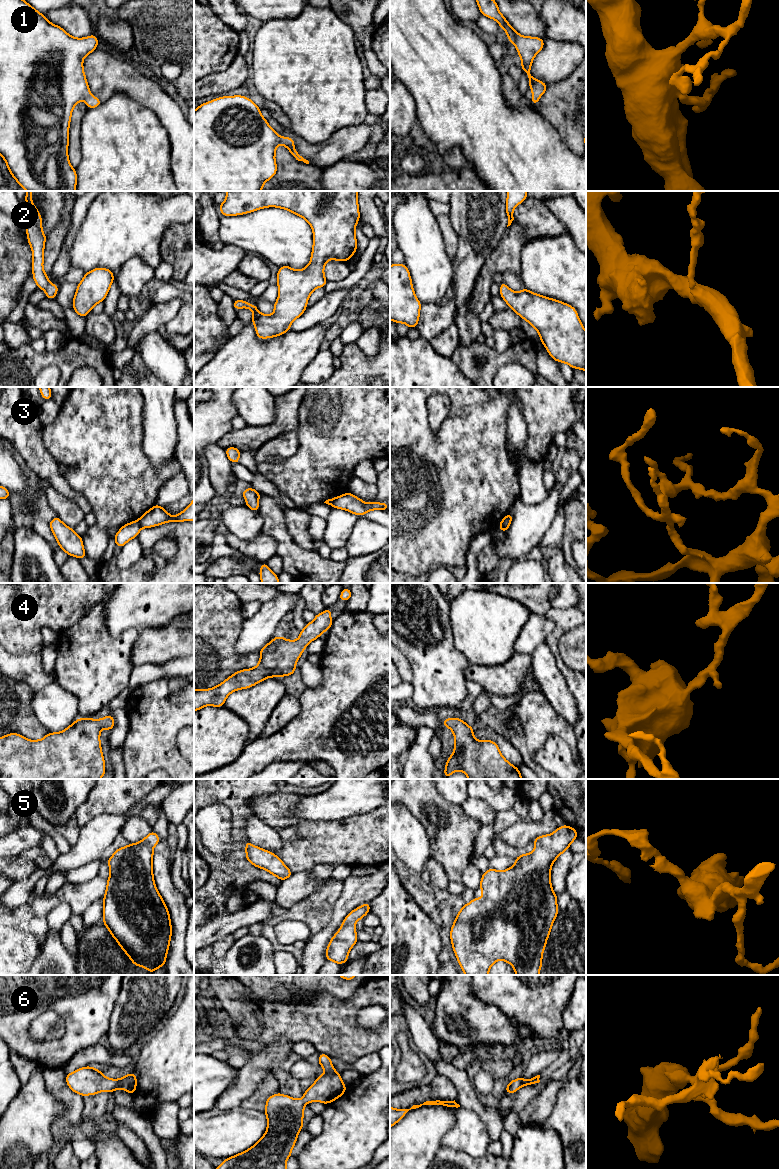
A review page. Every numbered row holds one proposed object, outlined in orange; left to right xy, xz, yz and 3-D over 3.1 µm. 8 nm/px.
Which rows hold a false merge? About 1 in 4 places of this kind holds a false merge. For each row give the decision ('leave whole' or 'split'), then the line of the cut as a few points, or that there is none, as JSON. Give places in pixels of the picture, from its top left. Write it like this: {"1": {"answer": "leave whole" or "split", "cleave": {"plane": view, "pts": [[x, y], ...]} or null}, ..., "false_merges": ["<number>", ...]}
{"1": {"answer": "leave whole", "cleave": null}, "2": {"answer": "leave whole", "cleave": null}, "3": {"answer": "split", "cleave": {"plane": "xy", "pts": [[137, 521], [141, 527]]}}, "4": {"answer": "leave whole", "cleave": null}, "5": {"answer": "leave whole", "cleave": null}, "6": {"answer": "leave whole", "cleave": null}, "false_merges": ["3"]}

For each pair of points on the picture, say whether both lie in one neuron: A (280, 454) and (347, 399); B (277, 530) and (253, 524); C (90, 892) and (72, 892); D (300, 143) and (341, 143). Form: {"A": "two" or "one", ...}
{"A": "two", "B": "two", "C": "one", "D": "one"}

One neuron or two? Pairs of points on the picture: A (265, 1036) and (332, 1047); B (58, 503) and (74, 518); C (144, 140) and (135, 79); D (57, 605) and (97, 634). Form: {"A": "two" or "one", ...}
{"A": "one", "B": "one", "C": "two", "D": "two"}

